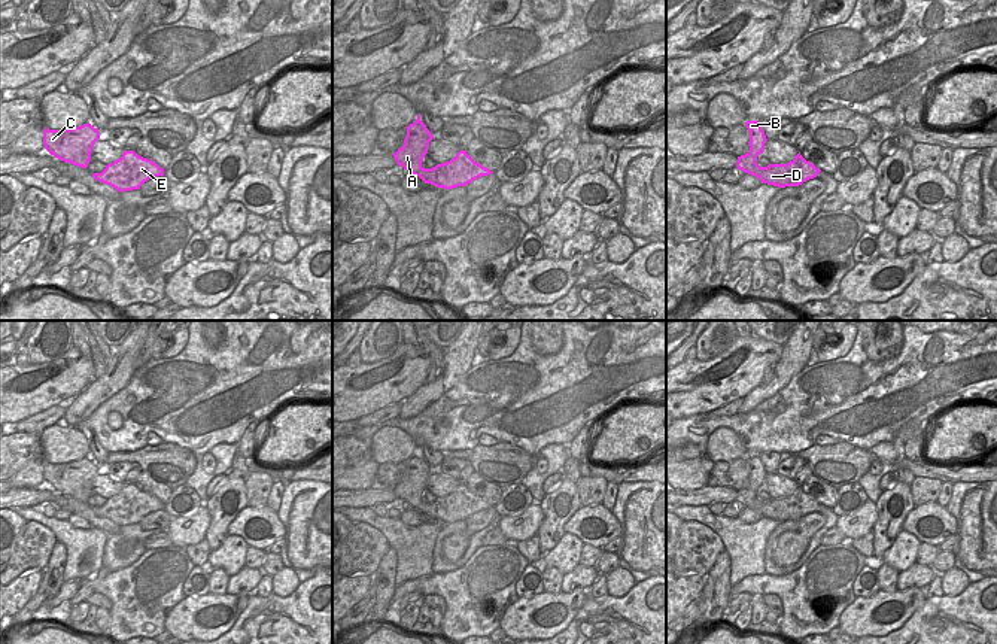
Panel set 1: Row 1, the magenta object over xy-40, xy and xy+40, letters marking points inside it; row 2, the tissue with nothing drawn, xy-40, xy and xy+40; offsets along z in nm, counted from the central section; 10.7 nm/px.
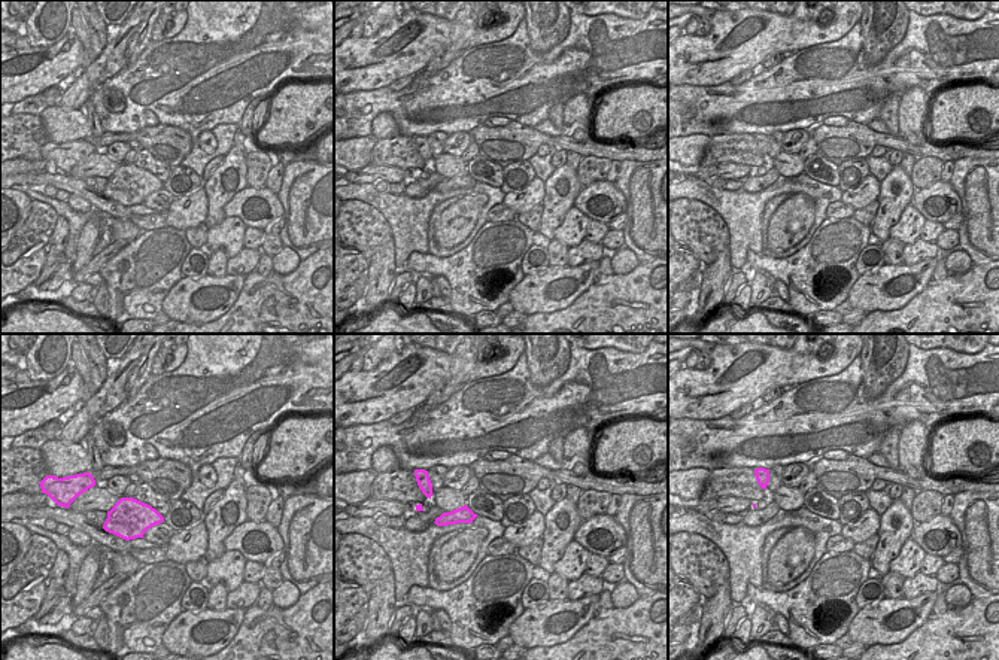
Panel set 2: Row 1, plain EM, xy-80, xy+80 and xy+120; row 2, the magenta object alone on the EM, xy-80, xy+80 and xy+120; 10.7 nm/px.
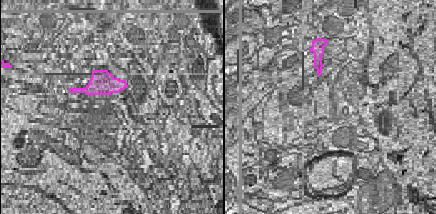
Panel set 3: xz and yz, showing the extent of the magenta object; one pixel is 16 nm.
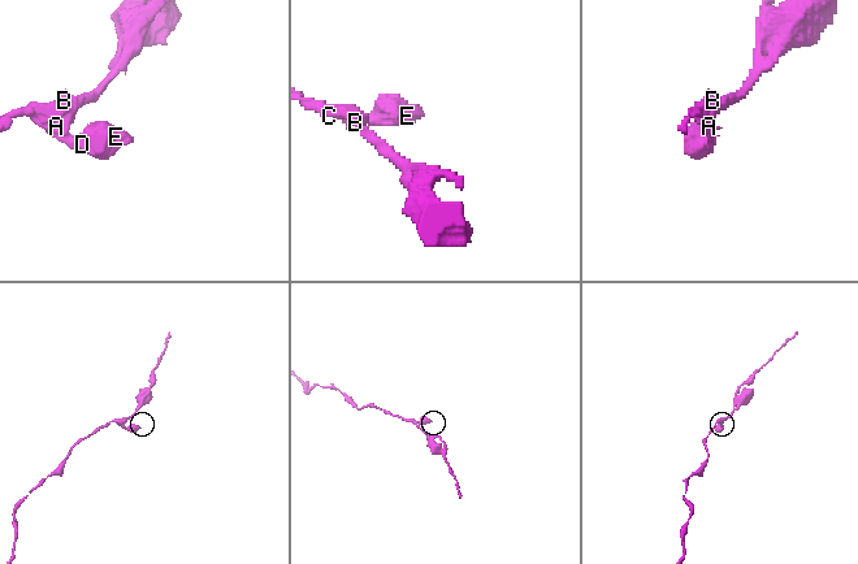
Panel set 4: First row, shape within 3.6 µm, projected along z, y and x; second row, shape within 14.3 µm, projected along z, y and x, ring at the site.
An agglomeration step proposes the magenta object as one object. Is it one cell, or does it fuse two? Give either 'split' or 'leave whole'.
leave whole

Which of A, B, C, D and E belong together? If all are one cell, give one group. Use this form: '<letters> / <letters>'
A B C D E

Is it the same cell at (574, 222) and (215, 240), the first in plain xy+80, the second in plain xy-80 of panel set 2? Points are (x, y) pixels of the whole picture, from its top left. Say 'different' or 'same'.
same

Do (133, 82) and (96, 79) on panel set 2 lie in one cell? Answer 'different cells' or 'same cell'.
different cells

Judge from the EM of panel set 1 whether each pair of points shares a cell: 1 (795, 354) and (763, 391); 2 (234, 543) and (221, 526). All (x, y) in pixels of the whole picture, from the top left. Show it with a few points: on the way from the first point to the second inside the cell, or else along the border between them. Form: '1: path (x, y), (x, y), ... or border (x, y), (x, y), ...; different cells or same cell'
1: path (790, 364), (774, 385); same cell
2: border (228, 535), (212, 550); different cells

